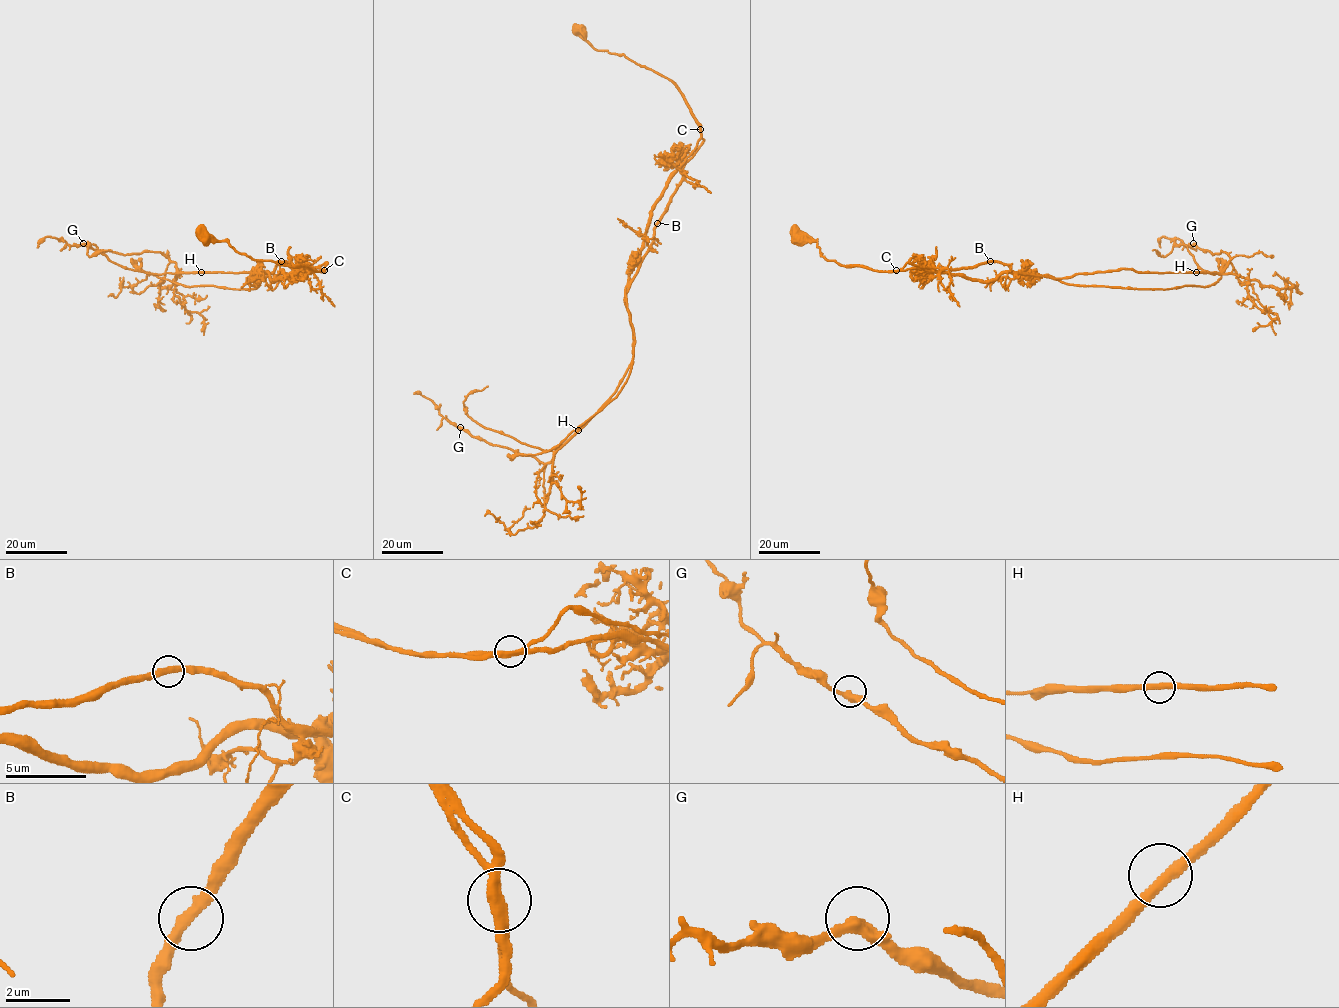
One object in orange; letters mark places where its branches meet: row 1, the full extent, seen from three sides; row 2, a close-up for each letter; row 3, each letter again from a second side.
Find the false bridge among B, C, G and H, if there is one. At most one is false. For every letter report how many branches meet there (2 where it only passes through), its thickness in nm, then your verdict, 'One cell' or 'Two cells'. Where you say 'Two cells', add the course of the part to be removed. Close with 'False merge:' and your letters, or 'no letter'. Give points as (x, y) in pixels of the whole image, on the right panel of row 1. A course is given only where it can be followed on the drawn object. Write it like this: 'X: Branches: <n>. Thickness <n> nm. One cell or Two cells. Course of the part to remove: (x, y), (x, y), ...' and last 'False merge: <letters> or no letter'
B: Branches: 2. Thickness 360 nm. One cell
C: Branches: 2. Thickness 360 nm. Two cells. Course of the part to remove: (896, 271), (910, 262), (950, 269), (1001, 261), (1051, 278), (1220, 272), (1230, 258), (1165, 237), (1160, 248)
G: Branches: 2. Thickness 340 nm. One cell
H: Branches: 2. Thickness 360 nm. One cell
False merge: C

